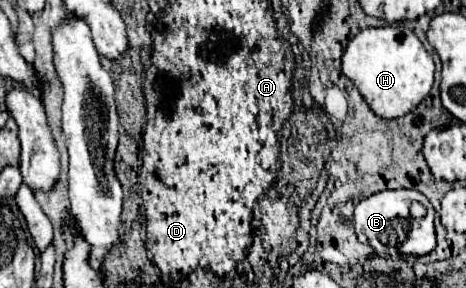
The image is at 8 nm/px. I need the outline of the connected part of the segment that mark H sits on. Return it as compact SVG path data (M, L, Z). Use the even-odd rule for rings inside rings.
M388 25L360 31L346 47L342 55L342 73L356 85L368 107L382 119L396 119L410 113L432 89L434 83L434 59L422 47L420 39L404 25Z

